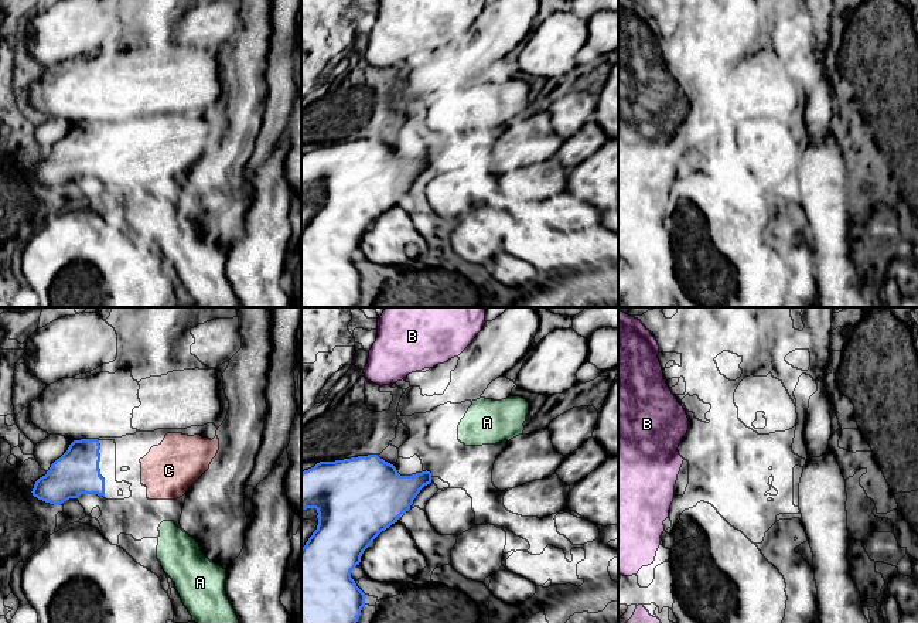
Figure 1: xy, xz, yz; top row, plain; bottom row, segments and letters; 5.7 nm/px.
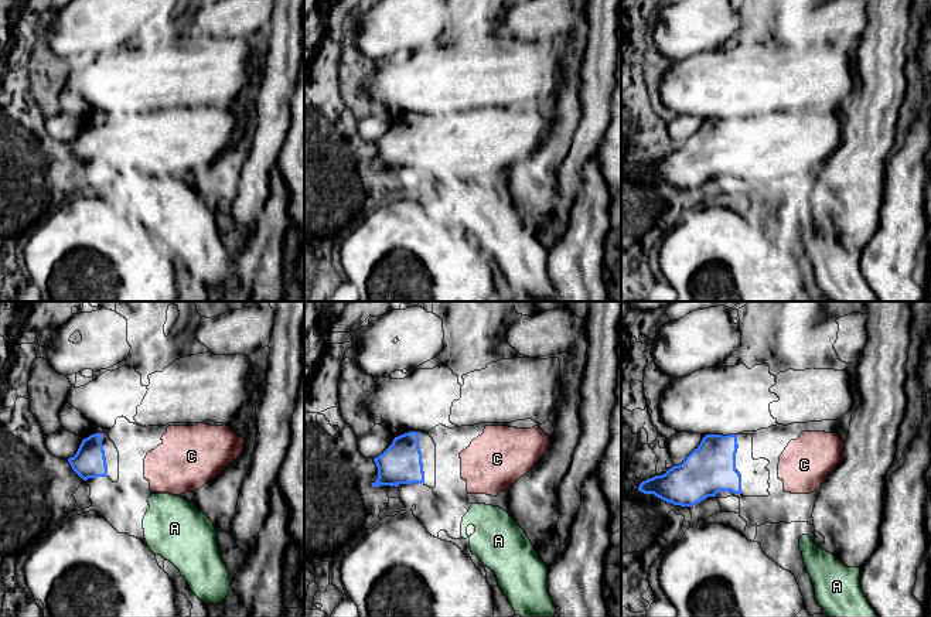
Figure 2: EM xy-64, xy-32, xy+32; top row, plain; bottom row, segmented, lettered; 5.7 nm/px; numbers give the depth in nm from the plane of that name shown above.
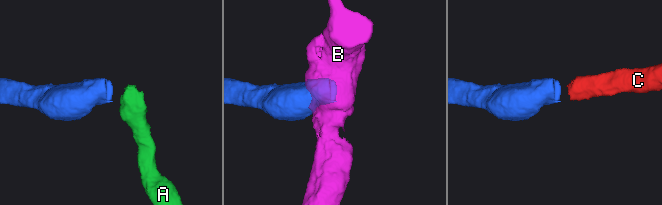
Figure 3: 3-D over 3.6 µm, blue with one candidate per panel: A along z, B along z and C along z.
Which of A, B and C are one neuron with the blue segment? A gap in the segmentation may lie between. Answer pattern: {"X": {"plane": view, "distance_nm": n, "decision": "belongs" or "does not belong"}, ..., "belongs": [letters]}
{"A": {"plane": "xz", "distance_nm": 240, "decision": "does not belong"}, "B": {"plane": "xz", "distance_nm": 400, "decision": "does not belong"}, "C": {"plane": "xy", "distance_nm": 220, "decision": "belongs"}, "belongs": ["C"]}

